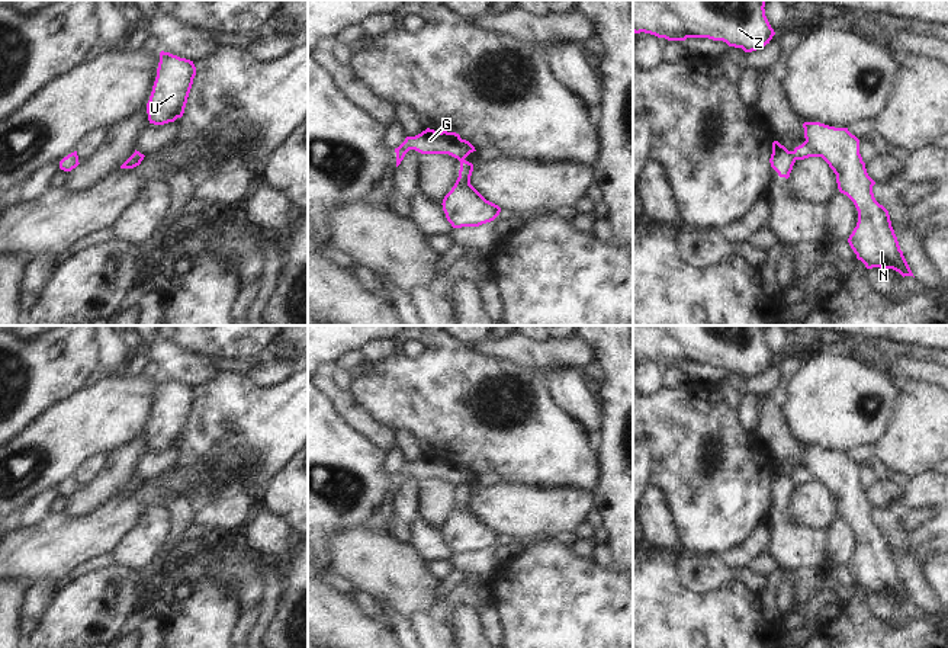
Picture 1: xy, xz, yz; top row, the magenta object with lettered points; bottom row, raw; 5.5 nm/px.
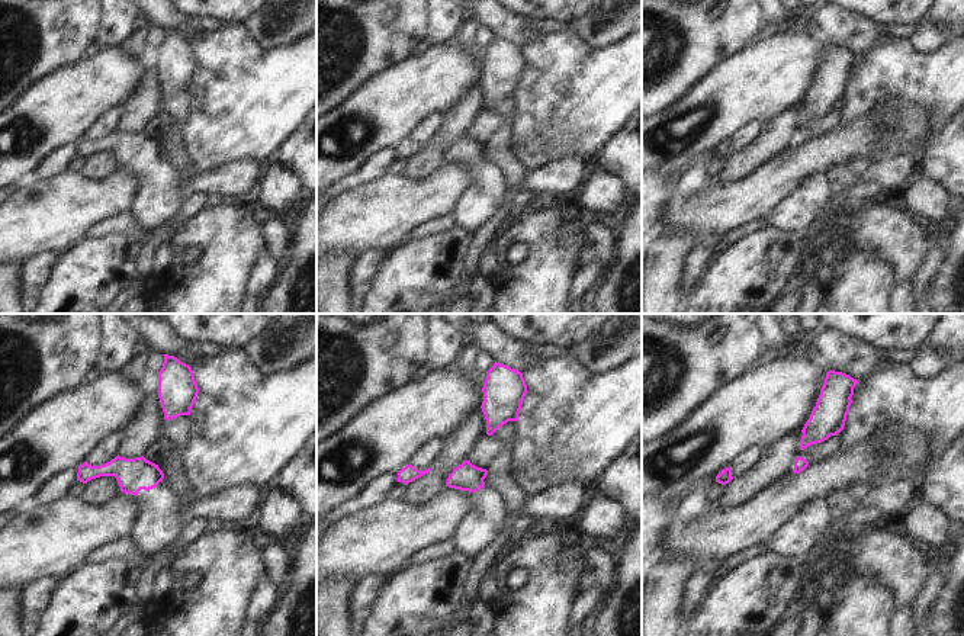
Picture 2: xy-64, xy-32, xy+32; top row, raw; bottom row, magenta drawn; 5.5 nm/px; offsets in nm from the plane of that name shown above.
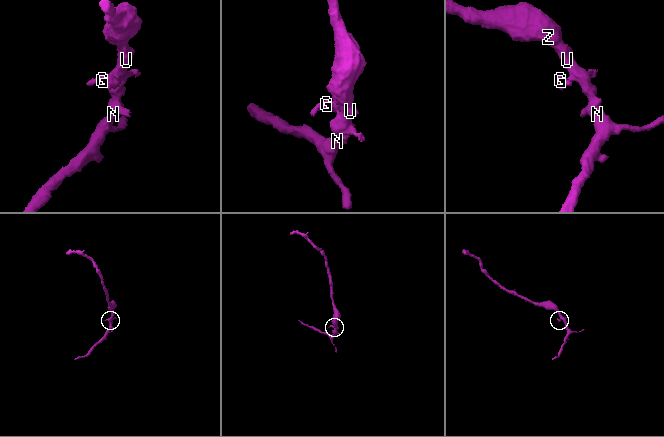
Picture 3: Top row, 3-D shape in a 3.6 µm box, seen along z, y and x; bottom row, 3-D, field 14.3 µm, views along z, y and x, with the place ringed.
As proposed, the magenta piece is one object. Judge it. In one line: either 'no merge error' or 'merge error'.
merge error

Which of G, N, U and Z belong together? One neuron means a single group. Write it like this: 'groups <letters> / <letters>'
groups G / N U Z

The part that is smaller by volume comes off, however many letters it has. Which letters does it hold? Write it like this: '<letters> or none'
G

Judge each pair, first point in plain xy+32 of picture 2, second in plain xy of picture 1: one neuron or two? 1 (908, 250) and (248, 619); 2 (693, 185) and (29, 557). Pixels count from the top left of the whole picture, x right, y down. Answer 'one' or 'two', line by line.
1: two
2: two

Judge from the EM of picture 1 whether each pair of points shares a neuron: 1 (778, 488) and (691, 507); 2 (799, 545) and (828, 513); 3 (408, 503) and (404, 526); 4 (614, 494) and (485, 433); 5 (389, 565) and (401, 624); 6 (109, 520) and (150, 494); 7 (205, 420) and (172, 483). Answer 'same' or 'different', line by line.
1: different
2: different
3: same
4: different
5: different
6: same
7: different

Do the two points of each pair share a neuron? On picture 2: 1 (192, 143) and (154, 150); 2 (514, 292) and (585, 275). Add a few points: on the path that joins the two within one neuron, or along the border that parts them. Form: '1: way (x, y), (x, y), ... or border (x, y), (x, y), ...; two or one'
1: border (157, 140), (163, 148), (163, 157), (172, 164); two
2: border (581, 267), (574, 280), (571, 298); two

